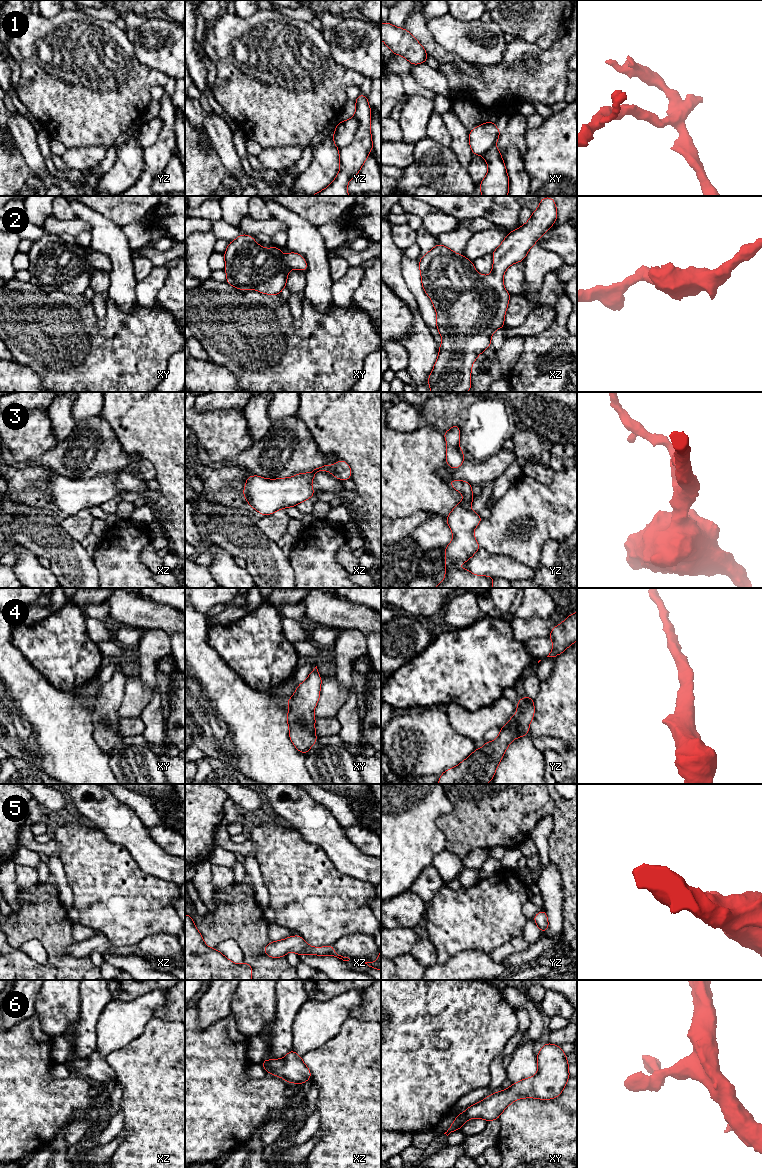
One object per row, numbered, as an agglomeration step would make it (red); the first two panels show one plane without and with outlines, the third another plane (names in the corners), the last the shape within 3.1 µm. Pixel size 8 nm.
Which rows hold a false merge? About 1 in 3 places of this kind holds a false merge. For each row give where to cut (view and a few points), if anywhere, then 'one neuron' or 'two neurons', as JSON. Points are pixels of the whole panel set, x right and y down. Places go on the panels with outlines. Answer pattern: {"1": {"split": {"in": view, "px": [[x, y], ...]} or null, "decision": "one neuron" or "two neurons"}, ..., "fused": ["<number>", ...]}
{"1": {"split": null, "decision": "one neuron"}, "2": {"split": null, "decision": "one neuron"}, "3": {"split": null, "decision": "one neuron"}, "4": {"split": null, "decision": "one neuron"}, "5": {"split": null, "decision": "one neuron"}, "6": {"split": null, "decision": "one neuron"}, "fused": []}

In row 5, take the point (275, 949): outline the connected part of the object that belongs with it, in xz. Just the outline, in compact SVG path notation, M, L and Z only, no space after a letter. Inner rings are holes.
M291 936L286 939L280 941L272 941L270 944L266 945L264 948L264 953L272 958L285 957L285 955L289 952L293 951L299 956L302 954L312 954L315 956L318 955L326 955L326 956L334 956L343 961L349 961L348 957L343 957L338 955L332 945L328 945L325 947L311 947L308 945L305 940L300 936Z

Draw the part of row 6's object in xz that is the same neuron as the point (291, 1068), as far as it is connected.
M293 1050L282 1059L266 1059L261 1064L268 1074L281 1077L288 1083L303 1084L311 1079L311 1072L304 1064L302 1057Z

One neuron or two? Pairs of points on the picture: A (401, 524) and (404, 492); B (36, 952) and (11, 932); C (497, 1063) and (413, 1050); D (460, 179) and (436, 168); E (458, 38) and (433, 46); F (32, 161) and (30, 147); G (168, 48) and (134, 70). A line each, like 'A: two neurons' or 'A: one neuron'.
A: two neurons
B: two neurons
C: two neurons
D: one neuron
E: two neurons
F: one neuron
G: two neurons

